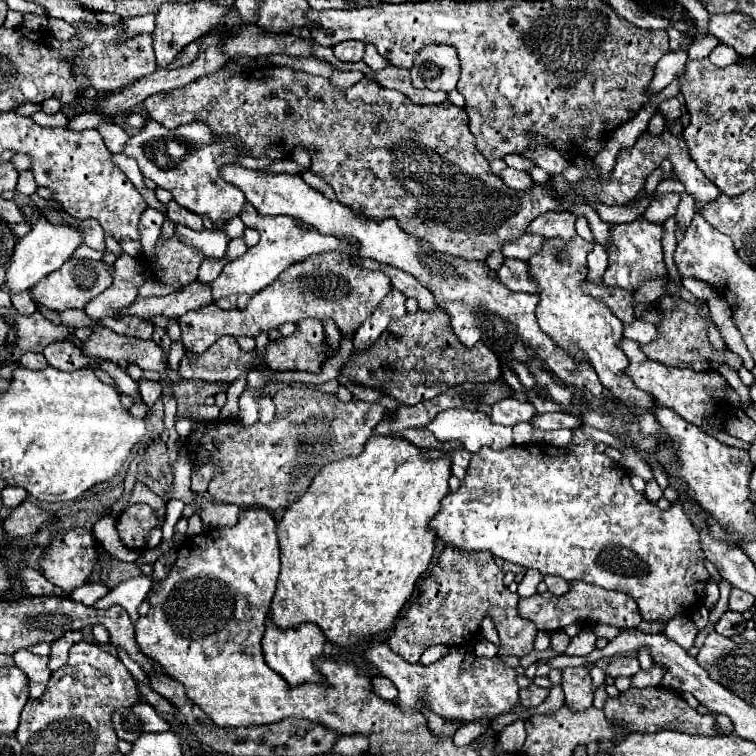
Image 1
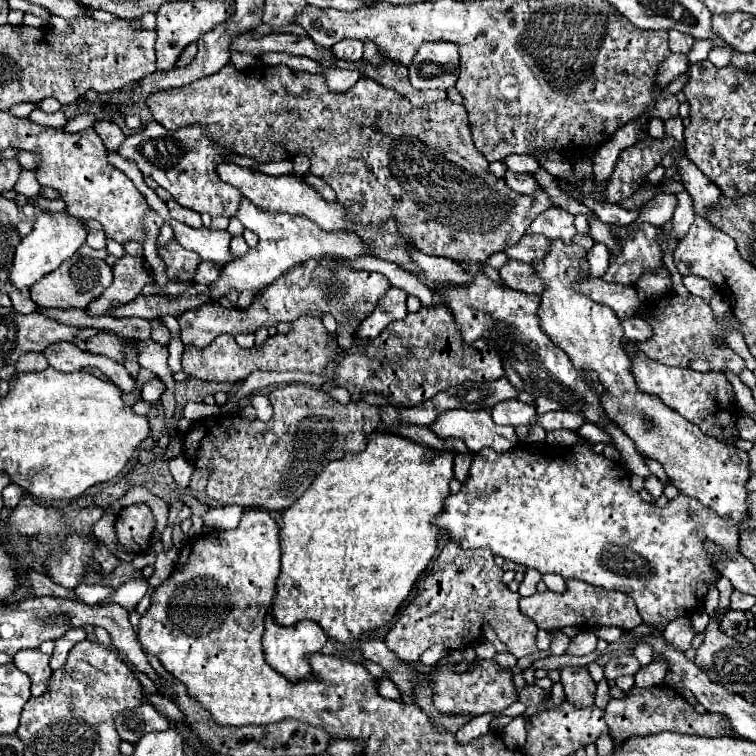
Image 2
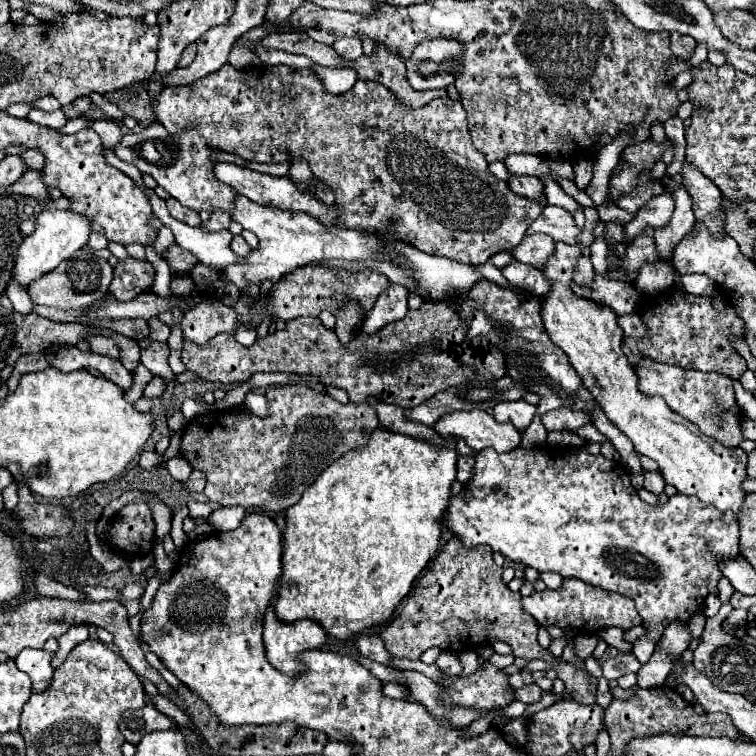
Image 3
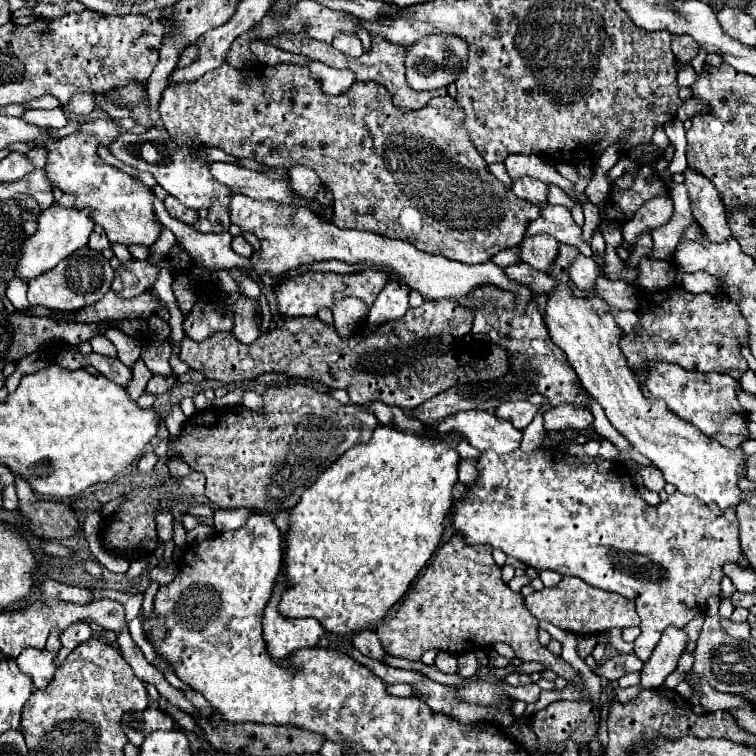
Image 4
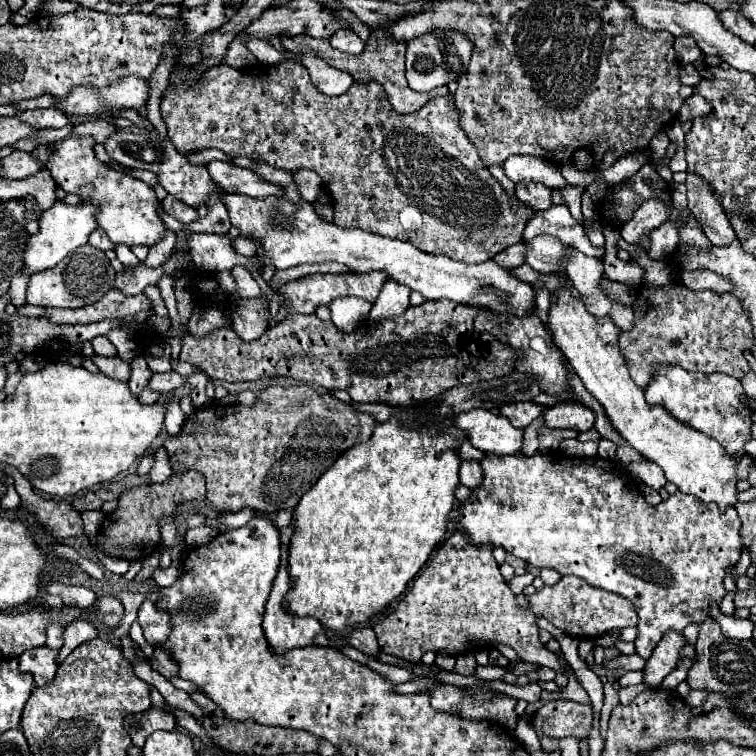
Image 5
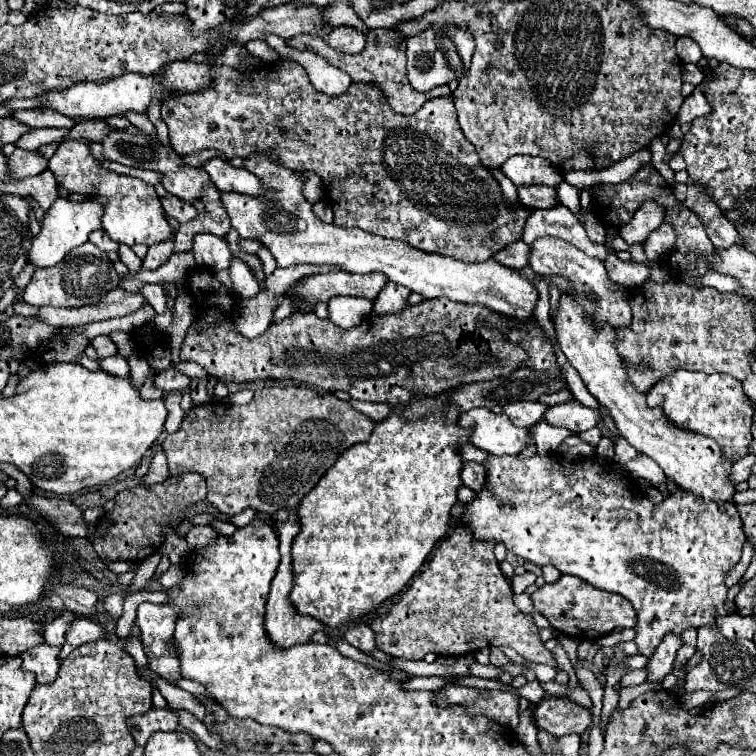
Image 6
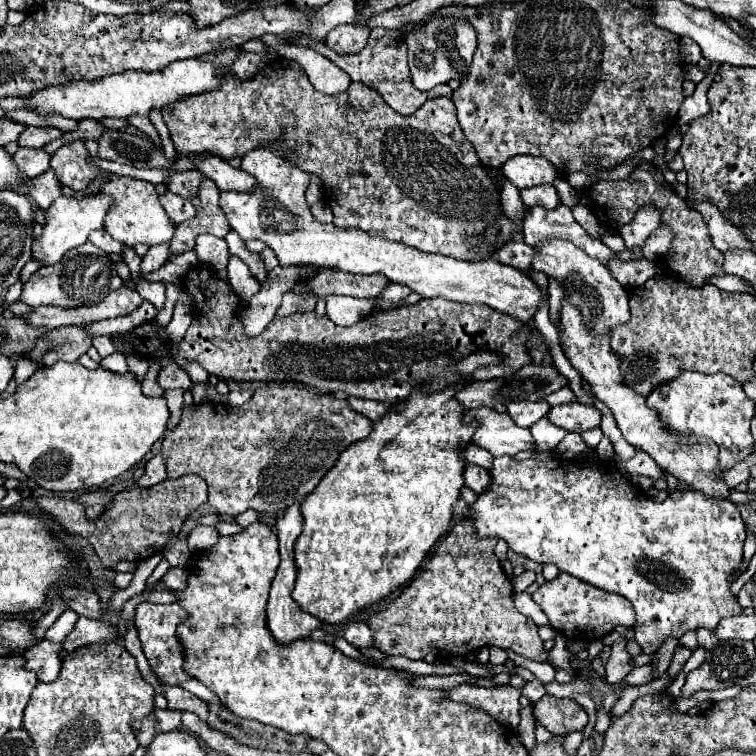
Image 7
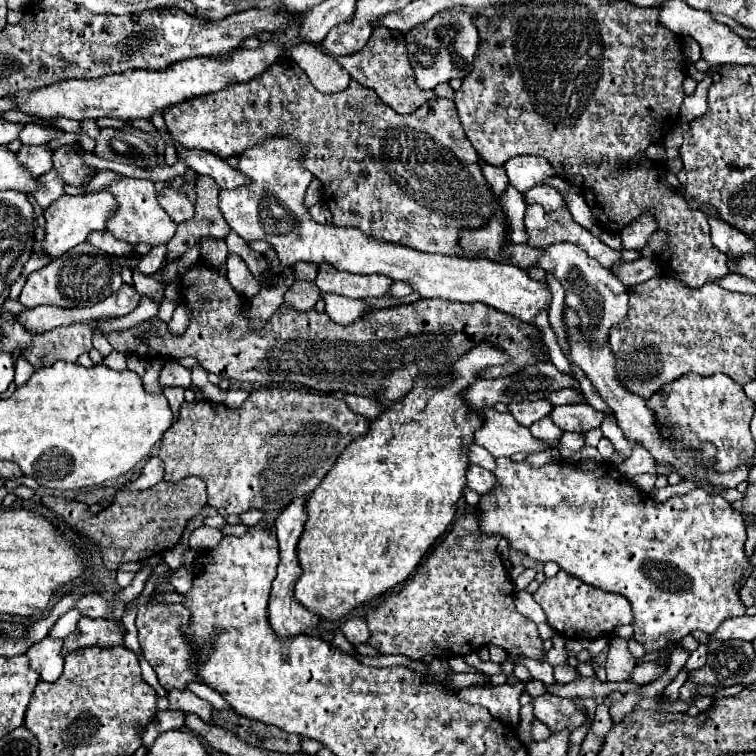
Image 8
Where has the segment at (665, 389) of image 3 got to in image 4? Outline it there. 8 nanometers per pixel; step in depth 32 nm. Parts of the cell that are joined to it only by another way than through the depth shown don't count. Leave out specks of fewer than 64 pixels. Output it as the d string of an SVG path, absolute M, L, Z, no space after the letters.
M652 364L648 370L648 380L642 386L642 392L648 400L664 400L668 410L688 420L706 436L716 438L724 448L742 448L742 442L748 440L748 412L738 402L740 382L728 374L702 374L688 372L676 364Z

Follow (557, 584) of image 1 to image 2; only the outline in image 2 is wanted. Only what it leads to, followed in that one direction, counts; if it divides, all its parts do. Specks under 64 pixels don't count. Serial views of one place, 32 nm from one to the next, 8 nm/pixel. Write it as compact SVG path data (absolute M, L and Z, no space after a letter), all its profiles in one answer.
M544 574L542 580L544 580L544 584L546 584L548 590L558 593L566 590L566 580L564 580L562 576L556 576L556 574Z

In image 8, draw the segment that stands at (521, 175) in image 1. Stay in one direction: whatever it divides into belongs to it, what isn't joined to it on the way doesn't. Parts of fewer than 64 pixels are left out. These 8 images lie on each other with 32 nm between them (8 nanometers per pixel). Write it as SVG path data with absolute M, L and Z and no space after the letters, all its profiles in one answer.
M542 184L530 188L528 192L524 192L524 200L528 204L532 204L532 202L542 204L546 212L554 212L554 210L566 208L566 200L564 200L562 192L558 192L554 188L548 188L548 186L542 186Z

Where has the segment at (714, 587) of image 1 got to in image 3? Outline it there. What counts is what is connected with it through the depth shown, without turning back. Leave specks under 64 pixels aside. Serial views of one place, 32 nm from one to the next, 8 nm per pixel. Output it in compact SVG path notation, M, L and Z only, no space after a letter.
M718 593L709 594L704 602L704 613L708 617L716 615L720 609L721 602Z

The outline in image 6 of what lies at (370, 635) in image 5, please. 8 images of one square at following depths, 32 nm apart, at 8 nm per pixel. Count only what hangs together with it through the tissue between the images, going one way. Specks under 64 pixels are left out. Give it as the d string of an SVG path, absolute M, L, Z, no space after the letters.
M354 624L354 626L350 626L346 630L344 638L352 646L356 646L358 650L362 650L362 652L370 652L370 650L376 648L376 644L374 644L374 632L366 624Z

